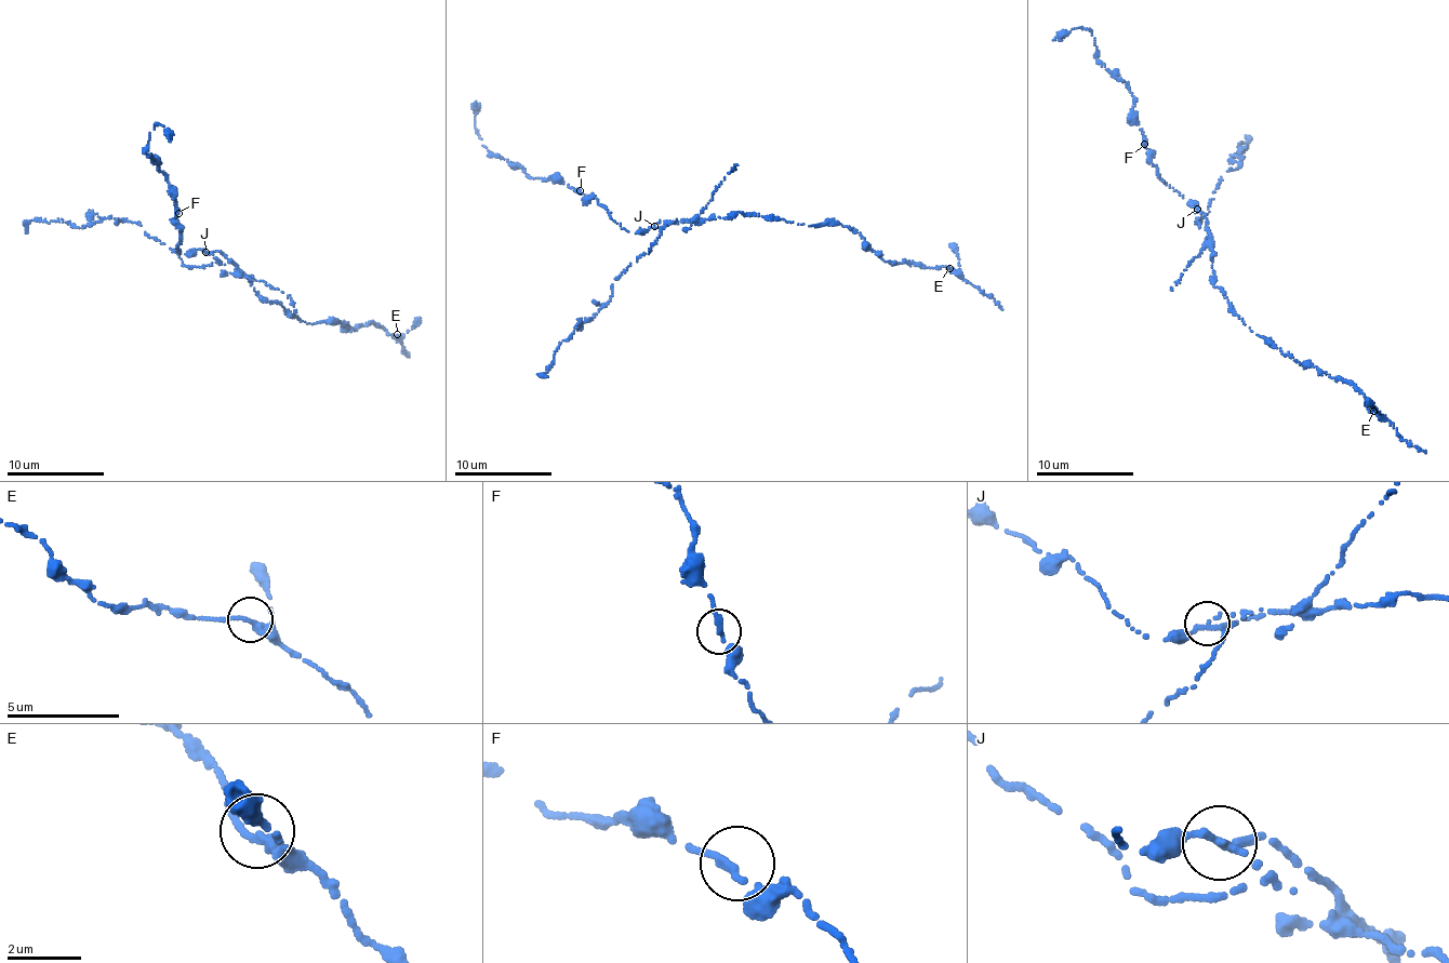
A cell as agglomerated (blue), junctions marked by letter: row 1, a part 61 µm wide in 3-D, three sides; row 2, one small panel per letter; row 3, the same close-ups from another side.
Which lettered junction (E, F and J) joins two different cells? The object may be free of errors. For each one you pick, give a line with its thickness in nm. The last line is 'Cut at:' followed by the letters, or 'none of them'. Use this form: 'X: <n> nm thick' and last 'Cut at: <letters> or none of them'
J: 200 nm thick
Cut at: J

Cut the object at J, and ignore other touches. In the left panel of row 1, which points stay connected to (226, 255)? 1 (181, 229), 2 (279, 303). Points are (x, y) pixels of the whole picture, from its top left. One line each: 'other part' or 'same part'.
1: same part
2: same part

